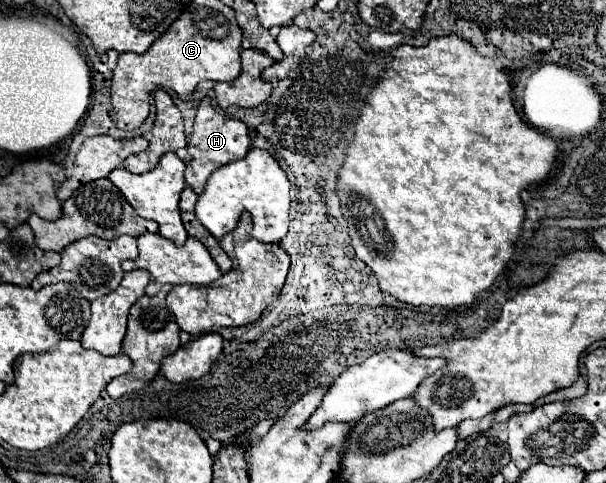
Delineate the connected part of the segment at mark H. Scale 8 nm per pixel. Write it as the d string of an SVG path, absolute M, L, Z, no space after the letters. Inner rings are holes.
M203 98L199 108L197 108L197 116L195 116L195 124L193 124L193 134L191 140L187 144L187 168L185 168L185 180L187 184L195 190L195 194L203 194L207 178L221 166L233 162L233 160L241 160L245 158L245 154L251 148L251 138L247 132L247 126L241 120L233 120L223 116L221 112L217 112L211 104L209 98Z

